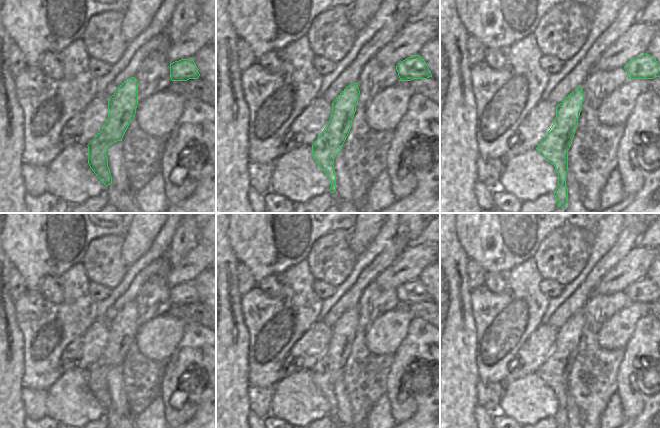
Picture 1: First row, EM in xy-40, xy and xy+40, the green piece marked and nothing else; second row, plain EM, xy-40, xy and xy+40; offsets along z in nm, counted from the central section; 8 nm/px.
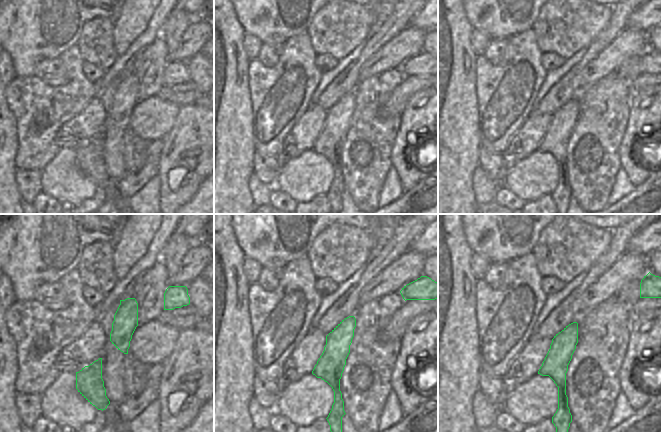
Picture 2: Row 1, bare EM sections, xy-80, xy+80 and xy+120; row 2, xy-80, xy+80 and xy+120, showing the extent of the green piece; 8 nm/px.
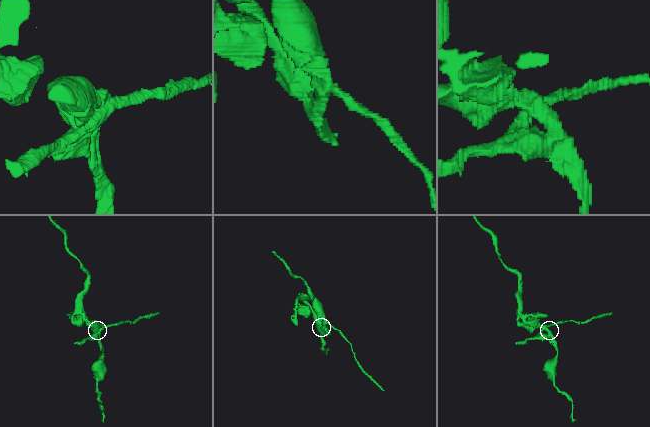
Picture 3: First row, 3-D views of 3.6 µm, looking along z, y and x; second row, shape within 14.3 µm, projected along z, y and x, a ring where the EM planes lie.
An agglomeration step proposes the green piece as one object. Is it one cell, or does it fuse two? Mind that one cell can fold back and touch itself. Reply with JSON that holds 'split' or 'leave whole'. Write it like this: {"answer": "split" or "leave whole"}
{"answer": "split"}

